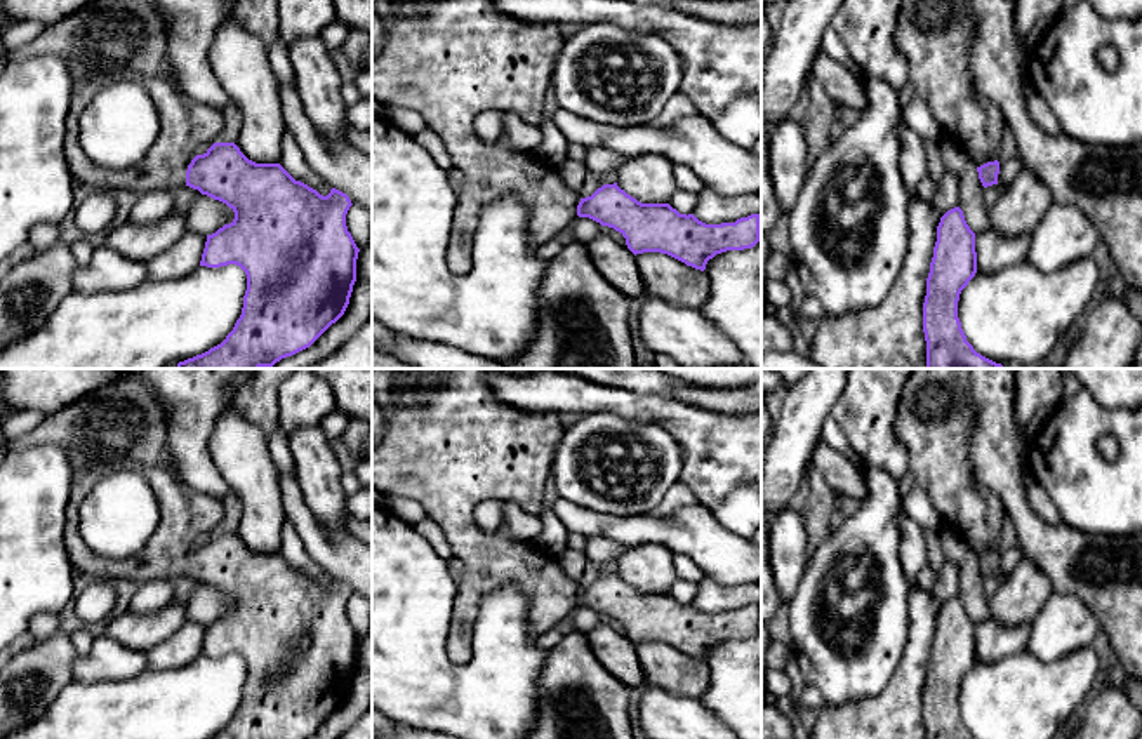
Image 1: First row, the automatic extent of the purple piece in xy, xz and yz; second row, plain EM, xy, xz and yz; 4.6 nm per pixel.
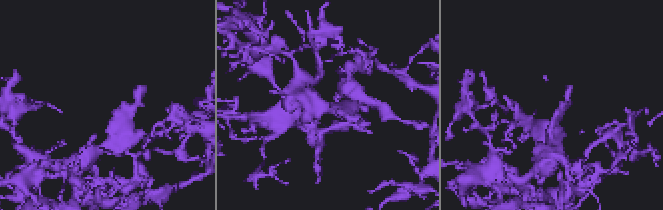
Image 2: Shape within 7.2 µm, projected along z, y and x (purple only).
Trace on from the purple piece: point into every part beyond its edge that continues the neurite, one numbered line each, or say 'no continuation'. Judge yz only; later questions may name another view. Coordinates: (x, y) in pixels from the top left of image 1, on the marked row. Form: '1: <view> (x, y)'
1: yz (936, 37)

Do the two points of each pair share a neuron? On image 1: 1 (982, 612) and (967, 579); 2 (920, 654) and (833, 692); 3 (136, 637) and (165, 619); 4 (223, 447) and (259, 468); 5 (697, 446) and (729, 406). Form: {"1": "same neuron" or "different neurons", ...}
{"1": "same neuron", "2": "different neurons", "3": "same neuron", "4": "same neuron", "5": "different neurons"}

